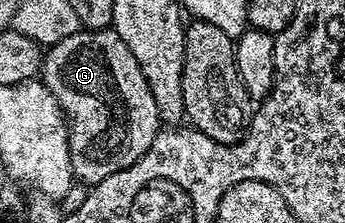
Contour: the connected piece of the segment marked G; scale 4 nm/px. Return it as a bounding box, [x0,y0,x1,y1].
[39,27,159,187]

